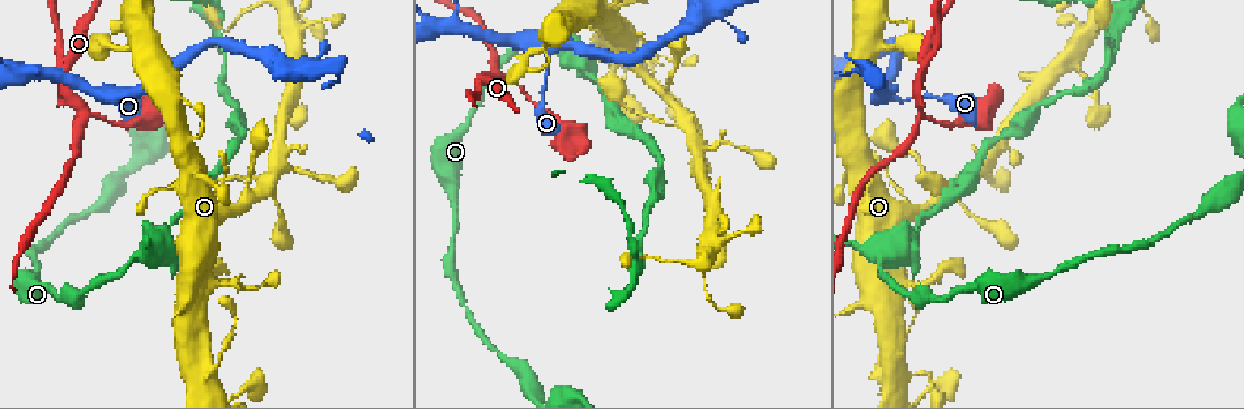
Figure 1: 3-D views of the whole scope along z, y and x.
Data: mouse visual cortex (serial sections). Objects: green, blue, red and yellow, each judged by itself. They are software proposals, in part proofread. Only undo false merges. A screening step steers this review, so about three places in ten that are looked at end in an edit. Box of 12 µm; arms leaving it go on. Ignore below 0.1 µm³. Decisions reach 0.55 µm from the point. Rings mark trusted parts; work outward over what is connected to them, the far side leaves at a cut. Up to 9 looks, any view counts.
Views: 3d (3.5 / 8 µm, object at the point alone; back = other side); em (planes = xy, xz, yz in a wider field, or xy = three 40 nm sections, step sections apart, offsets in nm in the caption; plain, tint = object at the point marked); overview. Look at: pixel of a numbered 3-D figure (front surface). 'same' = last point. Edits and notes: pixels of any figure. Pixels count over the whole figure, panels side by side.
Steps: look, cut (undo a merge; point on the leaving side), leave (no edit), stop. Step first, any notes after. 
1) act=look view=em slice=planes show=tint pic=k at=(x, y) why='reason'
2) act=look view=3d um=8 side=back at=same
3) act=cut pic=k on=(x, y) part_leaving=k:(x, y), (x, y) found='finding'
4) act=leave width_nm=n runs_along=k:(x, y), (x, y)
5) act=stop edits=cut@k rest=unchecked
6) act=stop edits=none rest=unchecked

act=look view=3d um=3.5 side=back pic=1 at=(83, 111) why='arms part here'

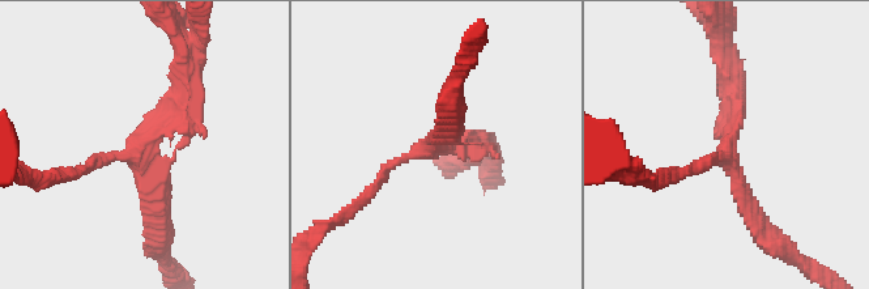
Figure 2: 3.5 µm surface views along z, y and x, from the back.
act=look view=em slice=xy step=5 show=tint pic=2 at=(432, 149) arms=3 arm_widths_nm=150,250,300

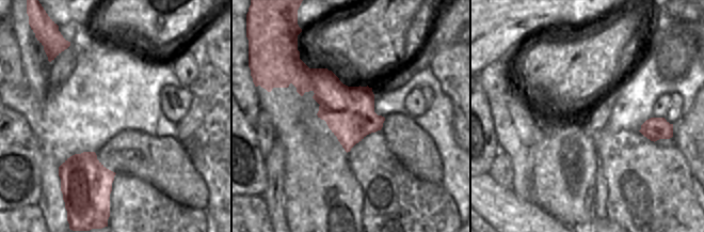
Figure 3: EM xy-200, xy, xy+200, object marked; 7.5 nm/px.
act=cut pic=2 on=(118, 156) part_leaving=2:(186, 59), (173, 127), (126, 154) found='two cells meet here'

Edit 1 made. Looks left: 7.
act=look view=overview

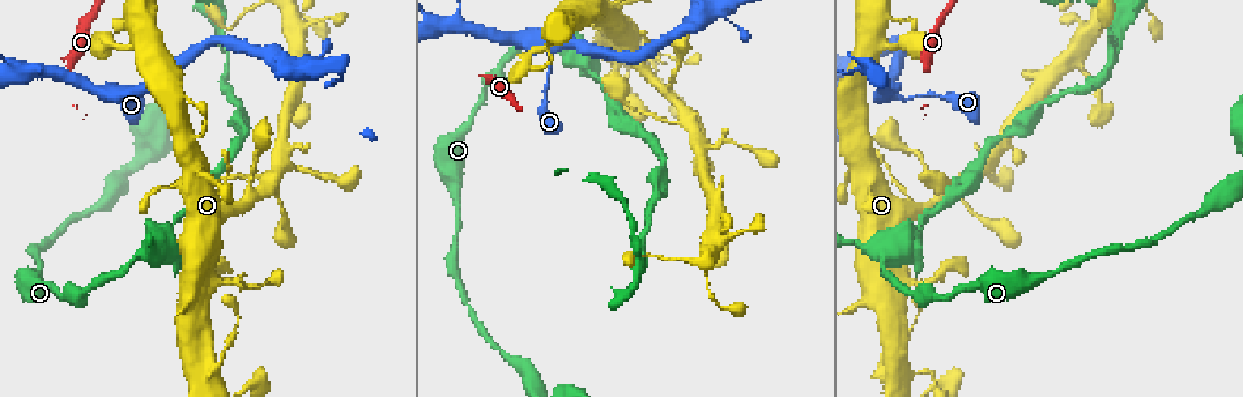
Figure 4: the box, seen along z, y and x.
act=look view=3d um=3.5 pic=4 at=(918, 221)

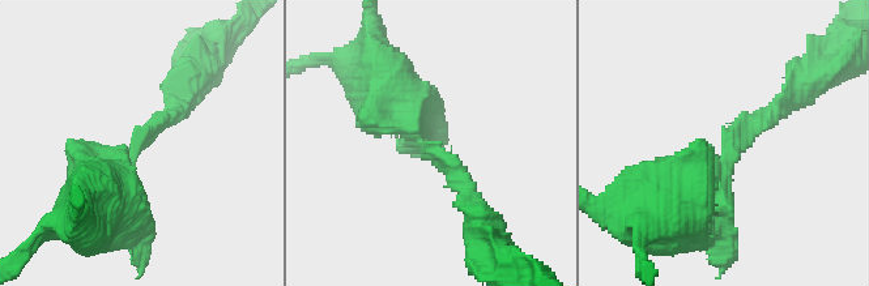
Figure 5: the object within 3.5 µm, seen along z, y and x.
act=look view=em slice=xy step=2 show=tint pic=5 at=(730, 152) arm_widths_nm=200,600

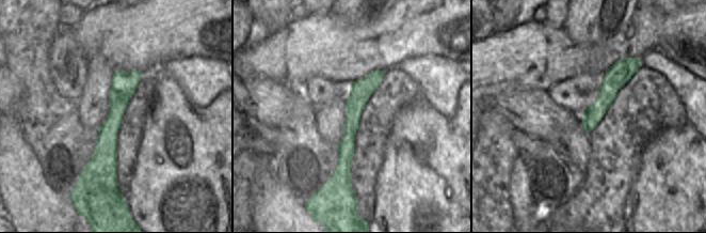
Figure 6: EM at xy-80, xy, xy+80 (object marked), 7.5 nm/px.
act=cut pic=5 on=(158, 123) part_leaving=5:(133, 154), (186, 90) found='two cells meet here'

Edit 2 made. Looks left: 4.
act=look view=overview why='see it whole again'

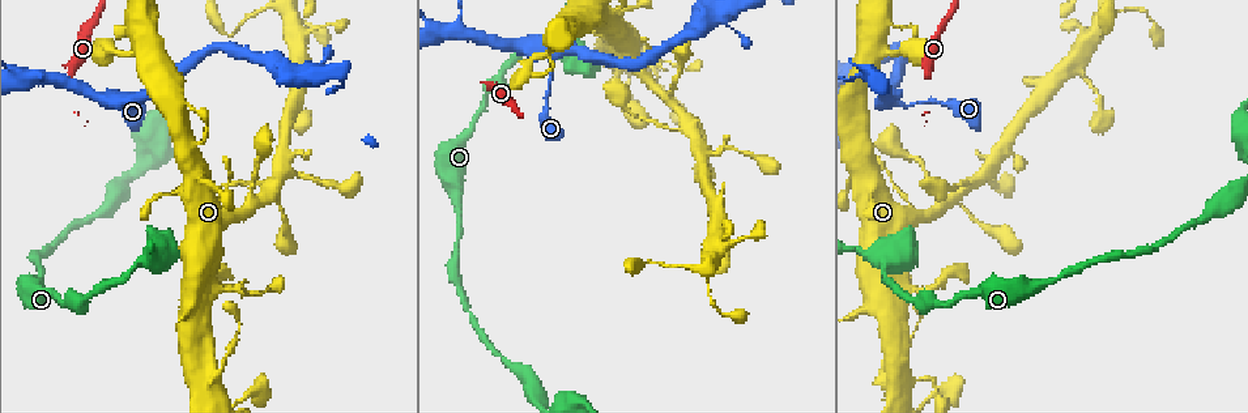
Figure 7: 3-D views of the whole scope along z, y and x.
act=look view=3d um=8 pic=7 at=(458, 30)

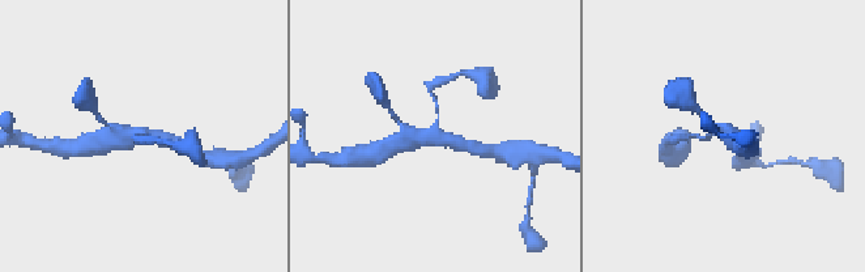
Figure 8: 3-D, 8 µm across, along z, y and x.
act=look view=em slice=planes show=tint pic=8 at=(146, 132) why='shape alone is not enough'

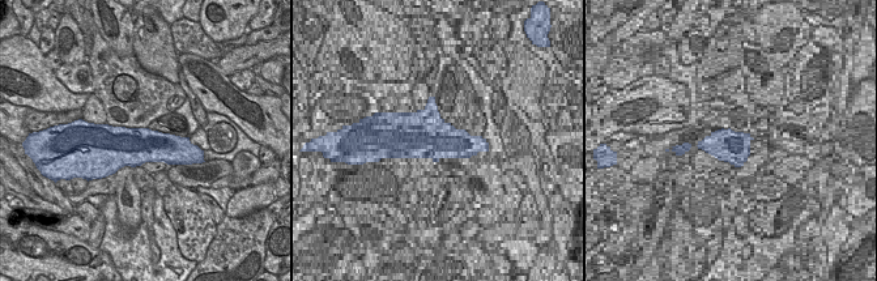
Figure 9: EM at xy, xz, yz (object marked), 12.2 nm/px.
act=cut pic=8 on=(684, 135) arm_widths_nm=150,350,500 found='a second cell is stuck on'

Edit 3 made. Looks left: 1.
act=stop edits=cut@2,cut@5,cut@8 rest=unchecked

